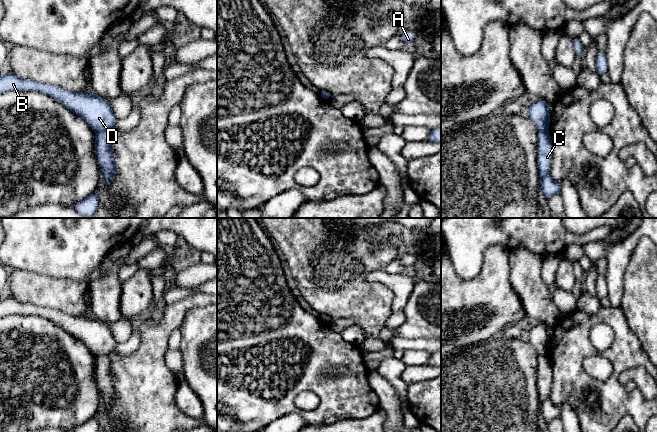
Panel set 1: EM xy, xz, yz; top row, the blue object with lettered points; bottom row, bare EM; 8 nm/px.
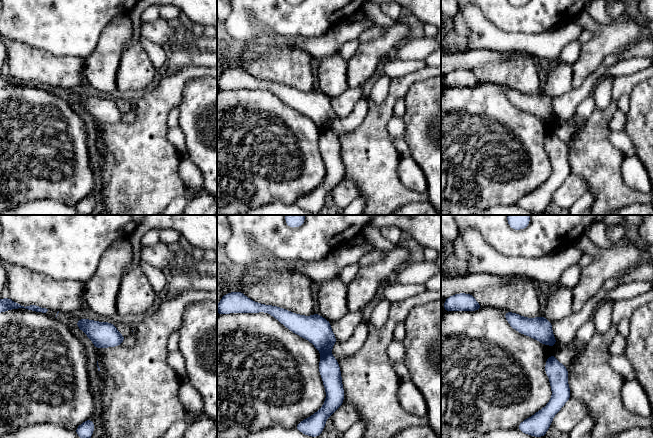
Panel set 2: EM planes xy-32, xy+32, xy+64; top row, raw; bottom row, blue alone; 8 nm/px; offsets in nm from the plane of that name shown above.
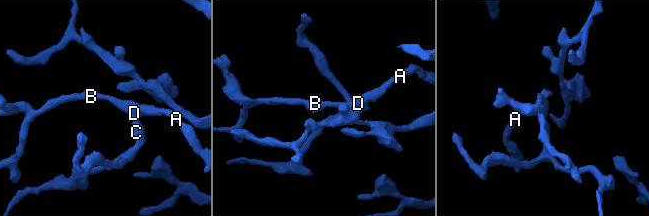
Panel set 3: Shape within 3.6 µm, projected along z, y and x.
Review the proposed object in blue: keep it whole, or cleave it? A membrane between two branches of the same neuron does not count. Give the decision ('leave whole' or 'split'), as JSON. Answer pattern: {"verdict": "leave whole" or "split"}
{"verdict": "leave whole"}

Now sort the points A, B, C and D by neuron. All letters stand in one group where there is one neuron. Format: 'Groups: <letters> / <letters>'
Groups: A B C D

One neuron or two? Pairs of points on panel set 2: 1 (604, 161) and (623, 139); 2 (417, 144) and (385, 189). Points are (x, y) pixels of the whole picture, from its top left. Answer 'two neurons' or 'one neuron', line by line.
1: two neurons
2: two neurons

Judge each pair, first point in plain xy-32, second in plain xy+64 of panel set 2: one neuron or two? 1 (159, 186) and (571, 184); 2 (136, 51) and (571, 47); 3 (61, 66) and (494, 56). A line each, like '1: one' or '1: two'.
1: two
2: two
3: two

